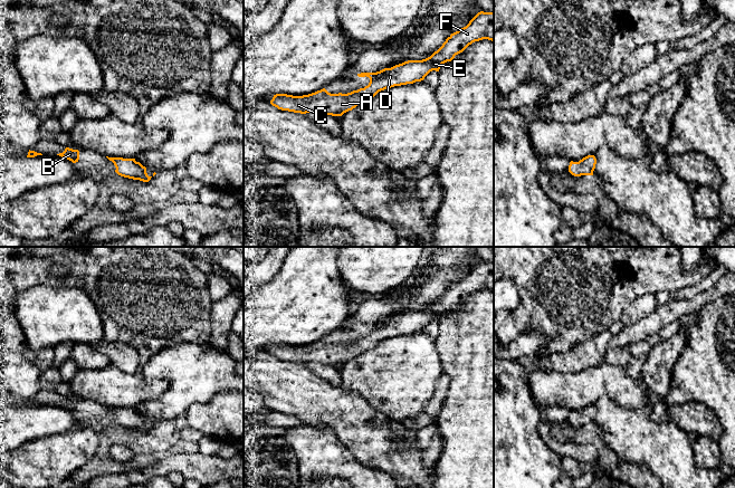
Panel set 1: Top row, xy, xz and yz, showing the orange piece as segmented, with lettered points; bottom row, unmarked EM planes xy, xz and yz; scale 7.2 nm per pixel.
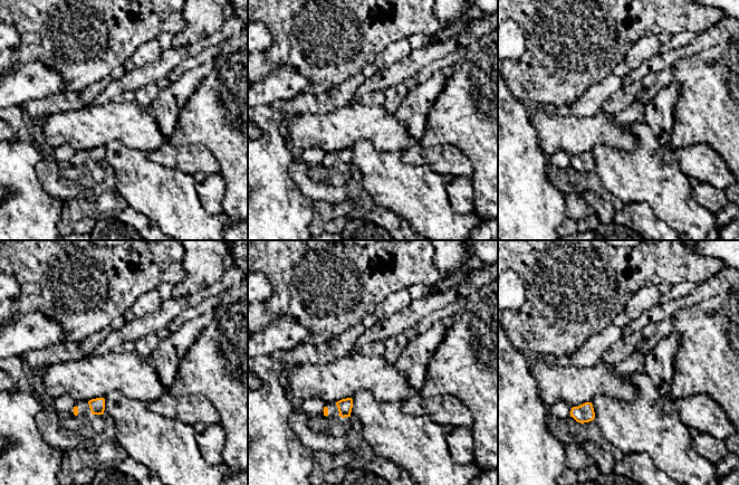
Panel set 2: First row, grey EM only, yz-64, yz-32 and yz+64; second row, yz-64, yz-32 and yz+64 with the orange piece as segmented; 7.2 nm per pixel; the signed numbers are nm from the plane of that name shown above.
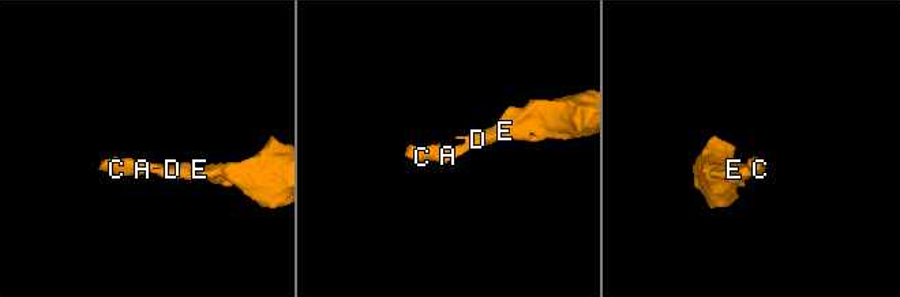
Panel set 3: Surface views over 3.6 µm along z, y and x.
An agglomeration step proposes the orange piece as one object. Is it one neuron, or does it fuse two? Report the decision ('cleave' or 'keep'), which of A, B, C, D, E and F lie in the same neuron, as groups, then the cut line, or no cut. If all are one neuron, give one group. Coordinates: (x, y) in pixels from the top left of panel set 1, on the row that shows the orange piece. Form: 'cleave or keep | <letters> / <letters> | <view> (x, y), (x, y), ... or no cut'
keep | A B C D E F | no cut

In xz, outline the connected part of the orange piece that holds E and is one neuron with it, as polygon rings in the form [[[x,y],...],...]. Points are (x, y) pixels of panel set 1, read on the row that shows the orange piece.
[[[478,12],[466,27],[451,34],[442,46],[426,59],[408,60],[376,73],[357,74],[359,77],[370,78],[364,88],[347,94],[331,94],[325,88],[303,96],[276,94],[270,104],[278,109],[294,113],[342,116],[381,90],[423,80],[430,71],[439,71],[442,64],[451,61],[469,45],[483,39],[494,41],[494,12]]]

